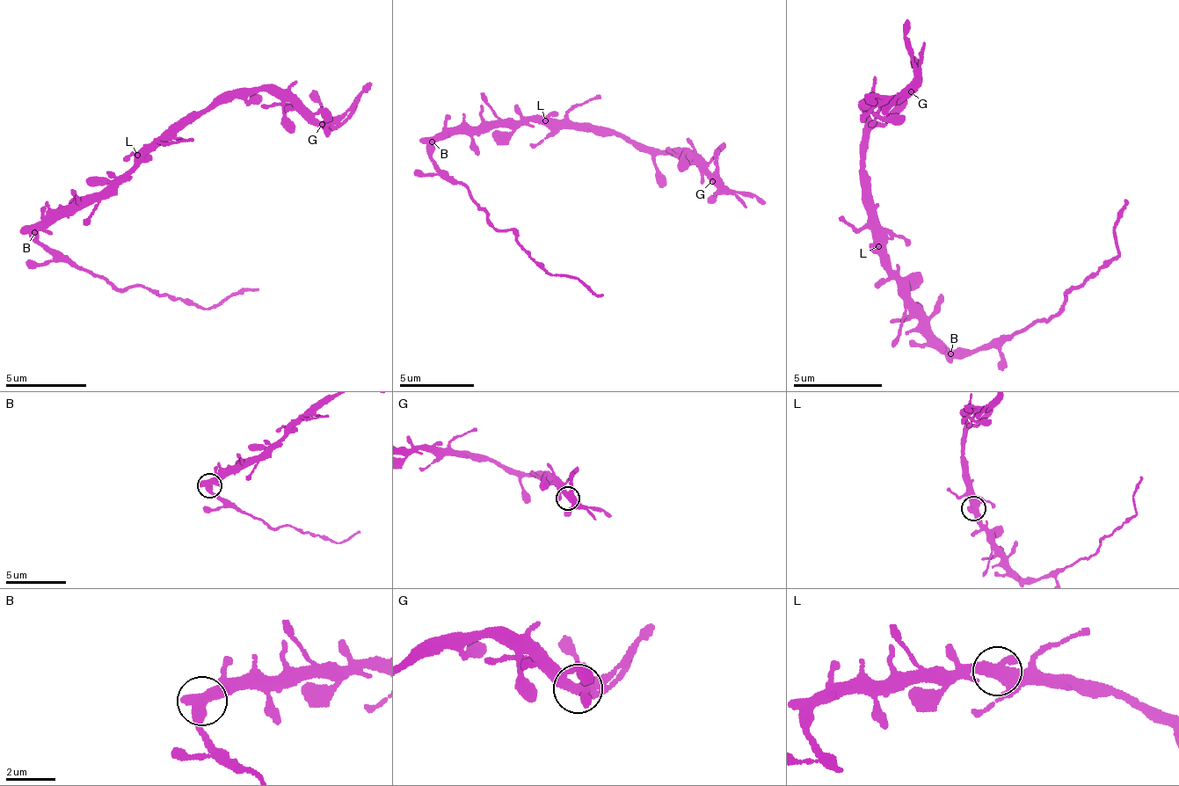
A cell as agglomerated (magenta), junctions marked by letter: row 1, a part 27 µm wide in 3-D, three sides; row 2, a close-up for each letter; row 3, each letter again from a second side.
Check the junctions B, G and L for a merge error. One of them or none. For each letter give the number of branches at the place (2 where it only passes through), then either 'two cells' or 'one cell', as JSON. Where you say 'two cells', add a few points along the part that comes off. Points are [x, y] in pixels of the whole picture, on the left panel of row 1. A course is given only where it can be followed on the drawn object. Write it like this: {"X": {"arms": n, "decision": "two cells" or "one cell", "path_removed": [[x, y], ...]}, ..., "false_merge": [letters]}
{"B": {"arms": 3, "decision": "two cells", "path_removed": [[35, 232], [42, 249], [90, 272], [119, 291], [145, 286], [157, 298], [206, 307], [258, 291]]}, "G": {"arms": 4, "decision": "one cell"}, "L": {"arms": 3, "decision": "one cell"}, "false_merge": ["B"]}

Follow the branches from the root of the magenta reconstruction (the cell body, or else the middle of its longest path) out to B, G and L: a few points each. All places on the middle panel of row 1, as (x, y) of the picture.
B: (481, 130), (462, 132), (433, 140)
G: (481, 130), (531, 120), (623, 136), (640, 147), (655, 147), (692, 162), (712, 181)
L: (481, 130), (545, 120)

